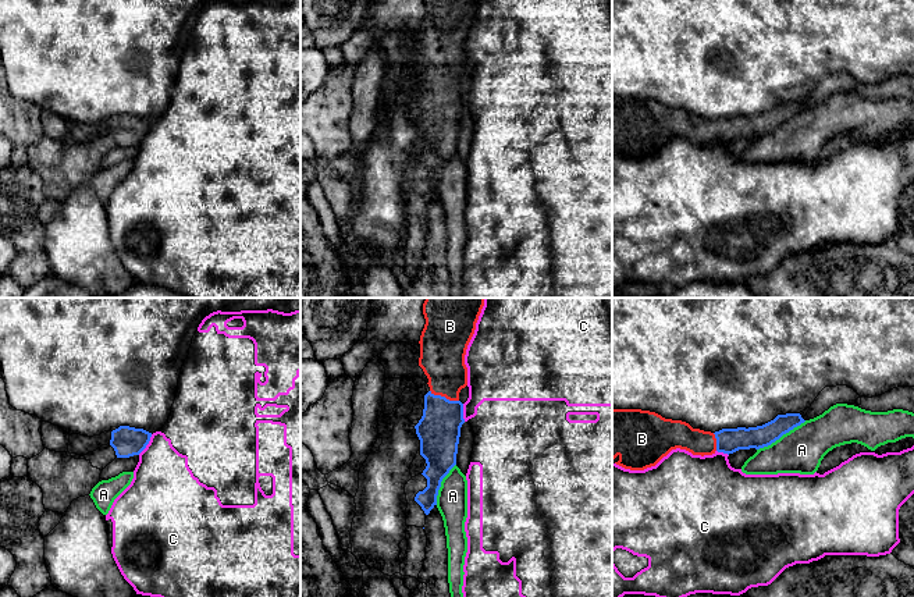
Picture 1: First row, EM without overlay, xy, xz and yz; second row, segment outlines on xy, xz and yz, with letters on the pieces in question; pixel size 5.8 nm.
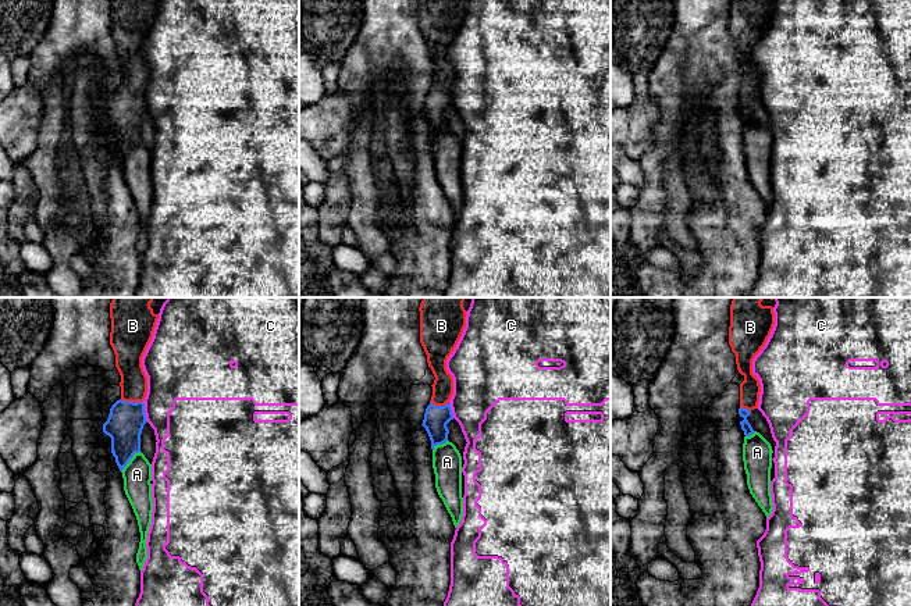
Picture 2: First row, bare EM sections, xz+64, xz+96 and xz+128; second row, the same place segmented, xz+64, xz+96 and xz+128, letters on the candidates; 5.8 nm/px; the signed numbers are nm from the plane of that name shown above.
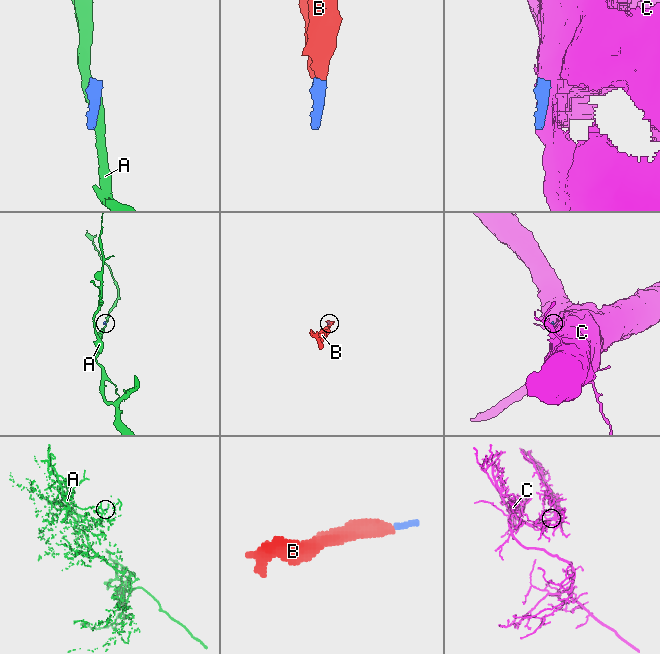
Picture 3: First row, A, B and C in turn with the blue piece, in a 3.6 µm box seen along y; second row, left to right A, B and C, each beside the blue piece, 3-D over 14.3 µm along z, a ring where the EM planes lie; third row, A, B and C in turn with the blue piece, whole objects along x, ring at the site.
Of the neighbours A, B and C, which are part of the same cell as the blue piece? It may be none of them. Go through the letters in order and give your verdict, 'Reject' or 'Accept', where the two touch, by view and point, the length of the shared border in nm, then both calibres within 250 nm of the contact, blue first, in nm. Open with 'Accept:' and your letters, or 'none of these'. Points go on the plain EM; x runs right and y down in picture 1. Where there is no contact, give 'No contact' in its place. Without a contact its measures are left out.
Accept: B
A: Reject. Touches blue at yz (781, 124). Shared border 340 nm. Thickness 130 nm (blue) against 260 nm
B: Accept. Touches blue at xz (444, 85). Shared border 180 nm. Thickness 260 nm (blue) against 260 nm
C: Reject. Touches blue at xy (148, 131). Shared border 150 nm. Thickness 180 nm (blue) against 360 nm

